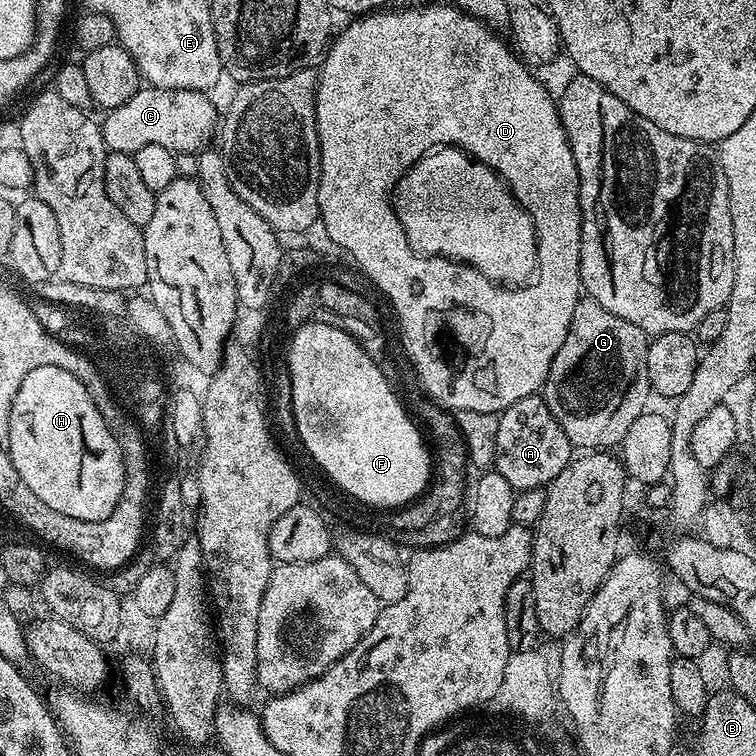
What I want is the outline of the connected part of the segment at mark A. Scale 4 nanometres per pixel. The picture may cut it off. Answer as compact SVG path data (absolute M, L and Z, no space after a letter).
M537 394L527 396L518 402L514 402L510 407L505 408L499 413L500 421L498 422L498 450L496 451L495 471L510 482L510 486L517 490L525 488L544 488L551 484L558 474L568 465L569 460L574 456L574 445L566 438L562 426L554 418L550 406L545 402L543 395Z

